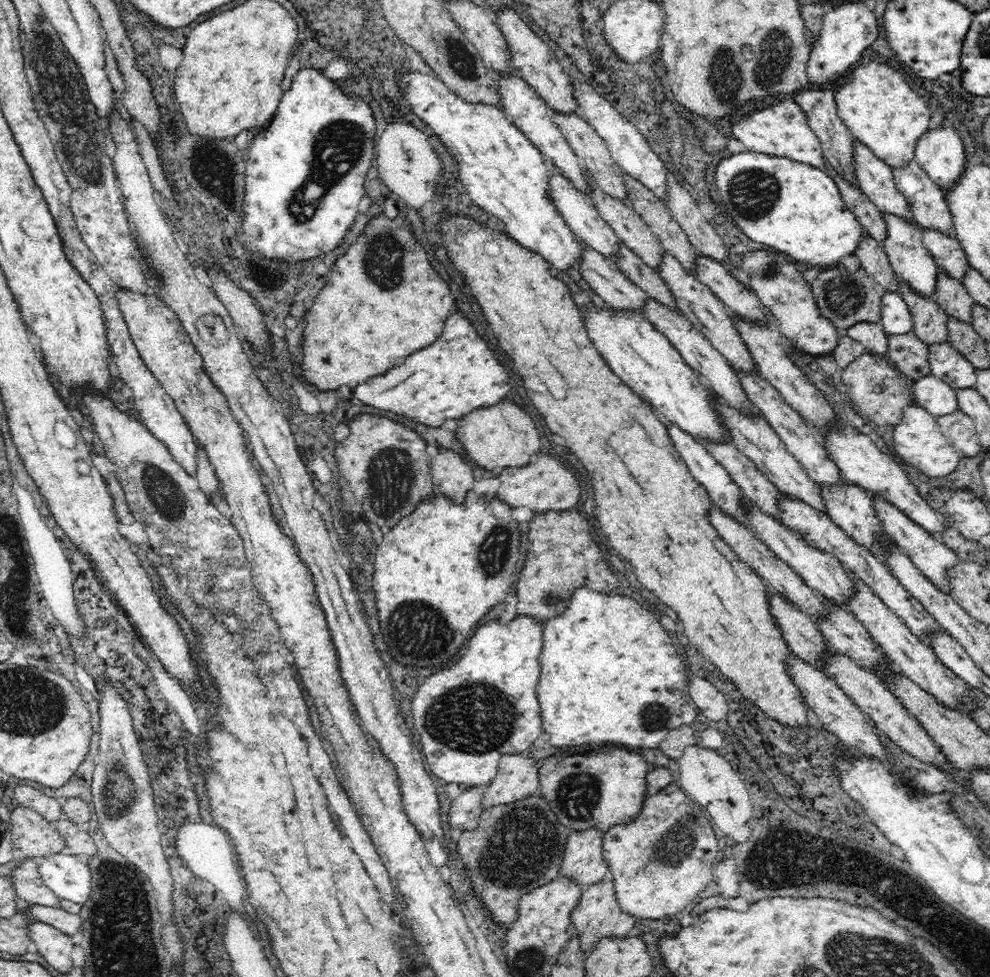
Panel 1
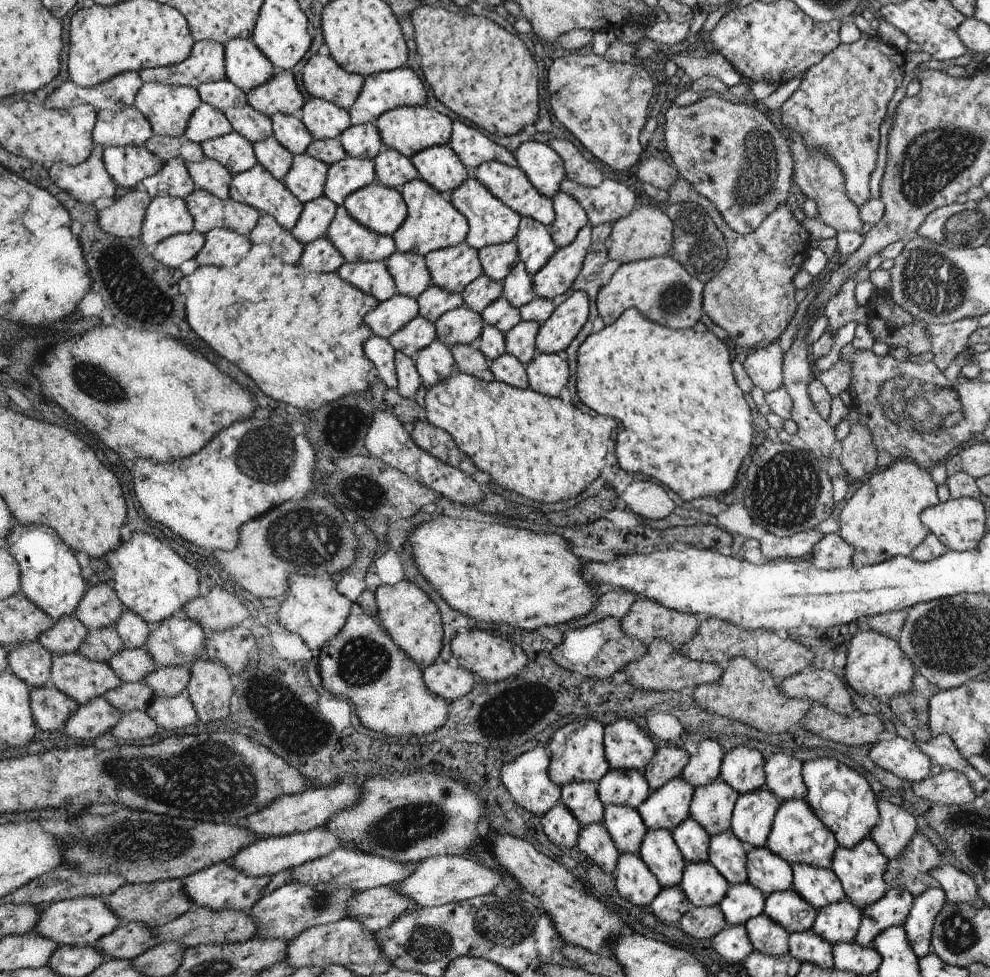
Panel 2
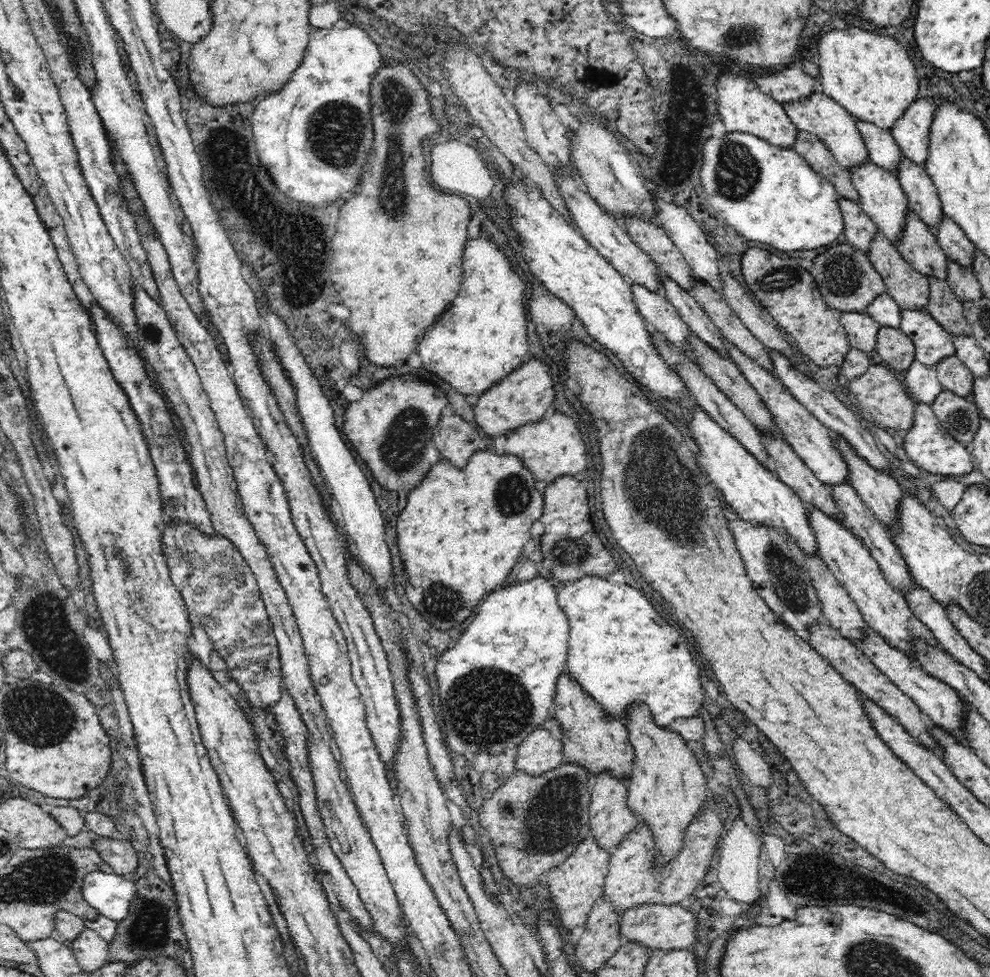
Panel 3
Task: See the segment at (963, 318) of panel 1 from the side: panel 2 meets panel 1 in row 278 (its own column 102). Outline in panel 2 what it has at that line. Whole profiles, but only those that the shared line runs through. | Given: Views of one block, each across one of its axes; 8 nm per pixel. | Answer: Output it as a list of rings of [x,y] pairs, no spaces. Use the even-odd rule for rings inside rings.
[[[119,924],[115,932],[103,936],[93,946],[107,960],[135,960],[155,946],[151,928],[143,924]]]

